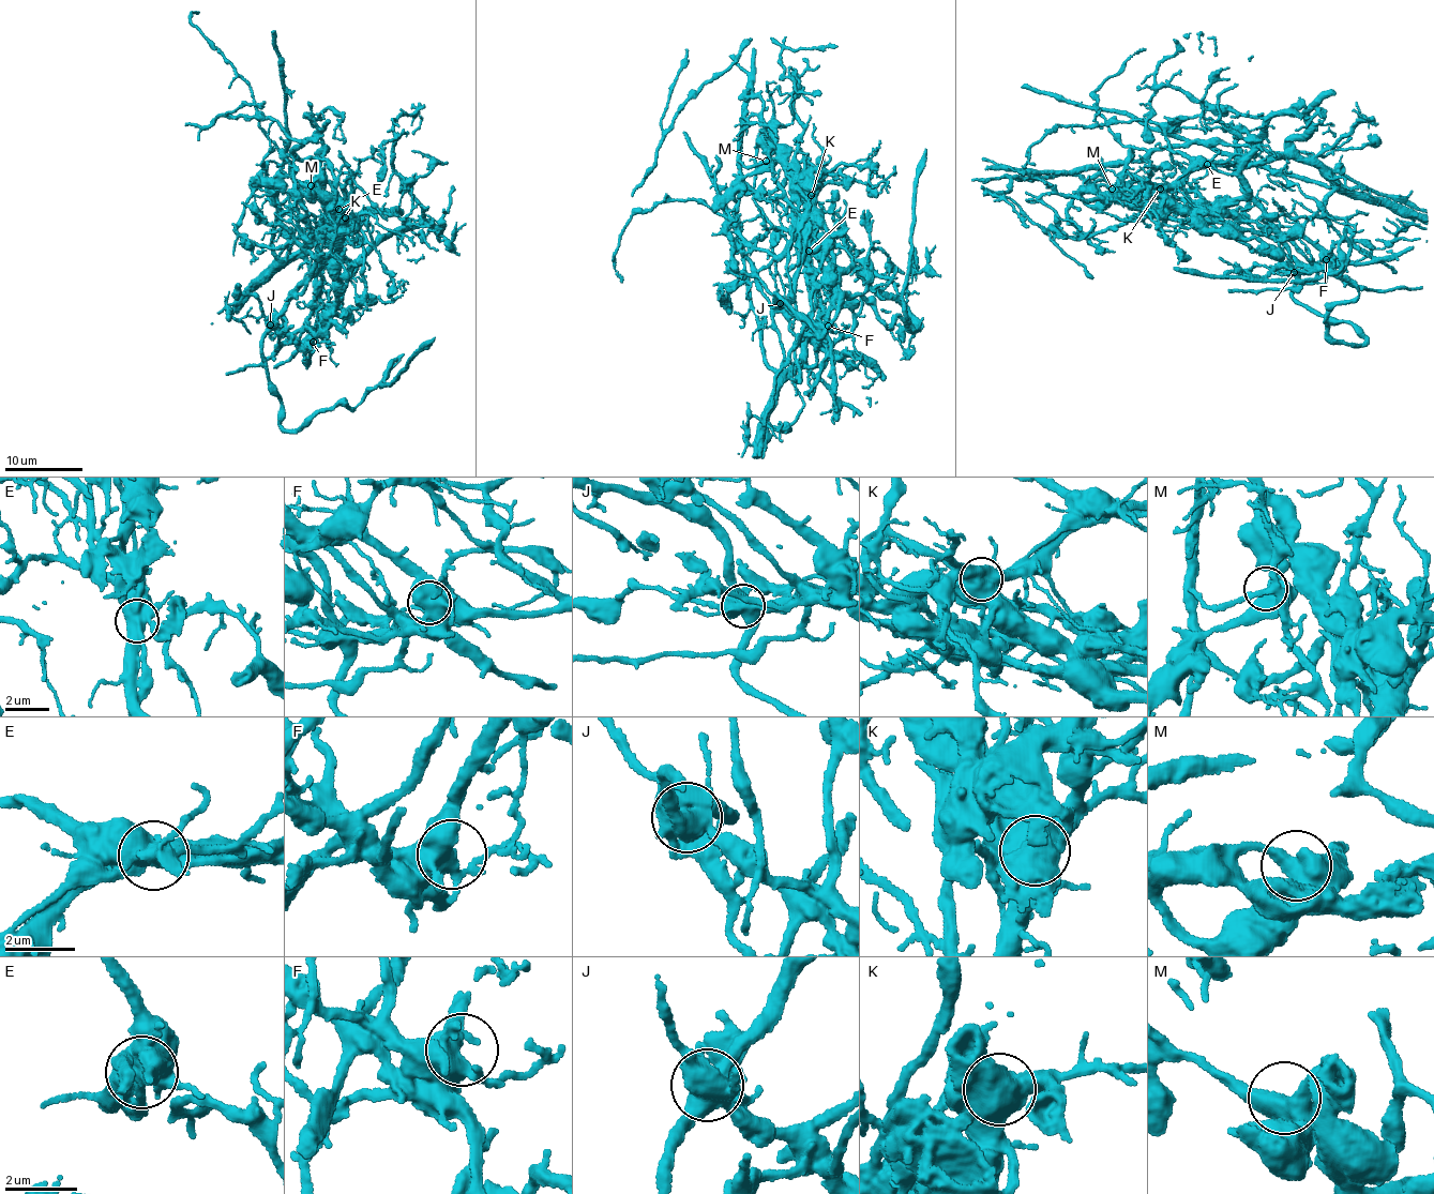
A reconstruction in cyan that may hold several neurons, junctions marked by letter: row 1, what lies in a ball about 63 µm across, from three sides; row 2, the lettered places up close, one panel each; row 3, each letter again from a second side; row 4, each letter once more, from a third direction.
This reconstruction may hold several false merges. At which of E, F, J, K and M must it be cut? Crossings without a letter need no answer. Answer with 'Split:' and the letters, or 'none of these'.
Split: E, J, K

